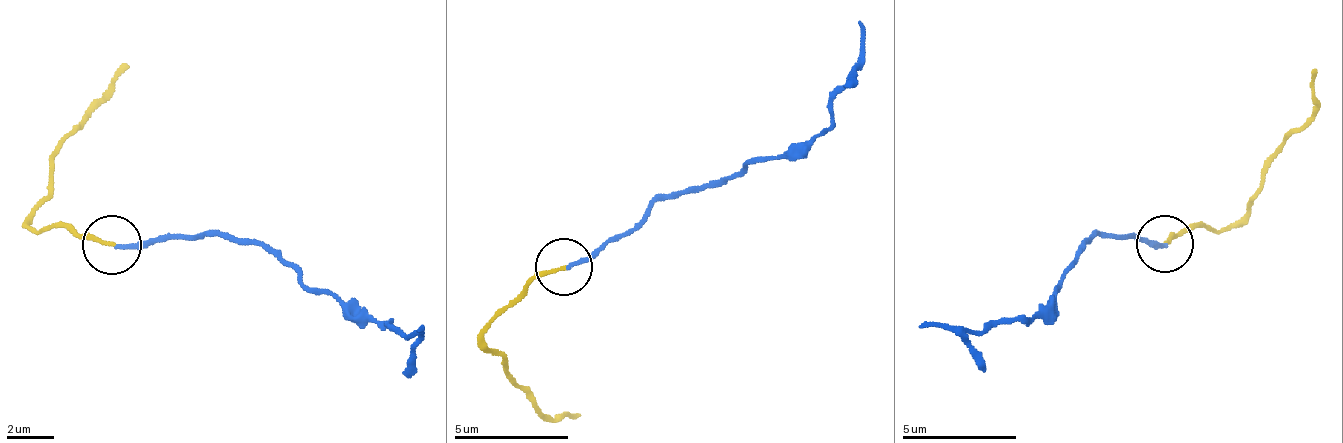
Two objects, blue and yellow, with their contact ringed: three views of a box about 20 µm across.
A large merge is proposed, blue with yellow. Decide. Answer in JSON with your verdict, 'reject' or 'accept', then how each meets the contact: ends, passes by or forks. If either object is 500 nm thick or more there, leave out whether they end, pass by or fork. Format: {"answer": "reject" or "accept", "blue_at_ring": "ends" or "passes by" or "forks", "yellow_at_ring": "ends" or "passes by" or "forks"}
{"answer": "reject", "blue_at_ring": "ends", "yellow_at_ring": "ends"}

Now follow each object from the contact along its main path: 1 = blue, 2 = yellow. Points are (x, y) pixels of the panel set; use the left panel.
1: (116, 246), (223, 234), (276, 252), (305, 287), (353, 299), (383, 323), (388, 323), (406, 335), (418, 329)
2: (110, 246), (63, 228), (27, 222), (51, 192), (51, 151), (92, 109), (128, 62)

